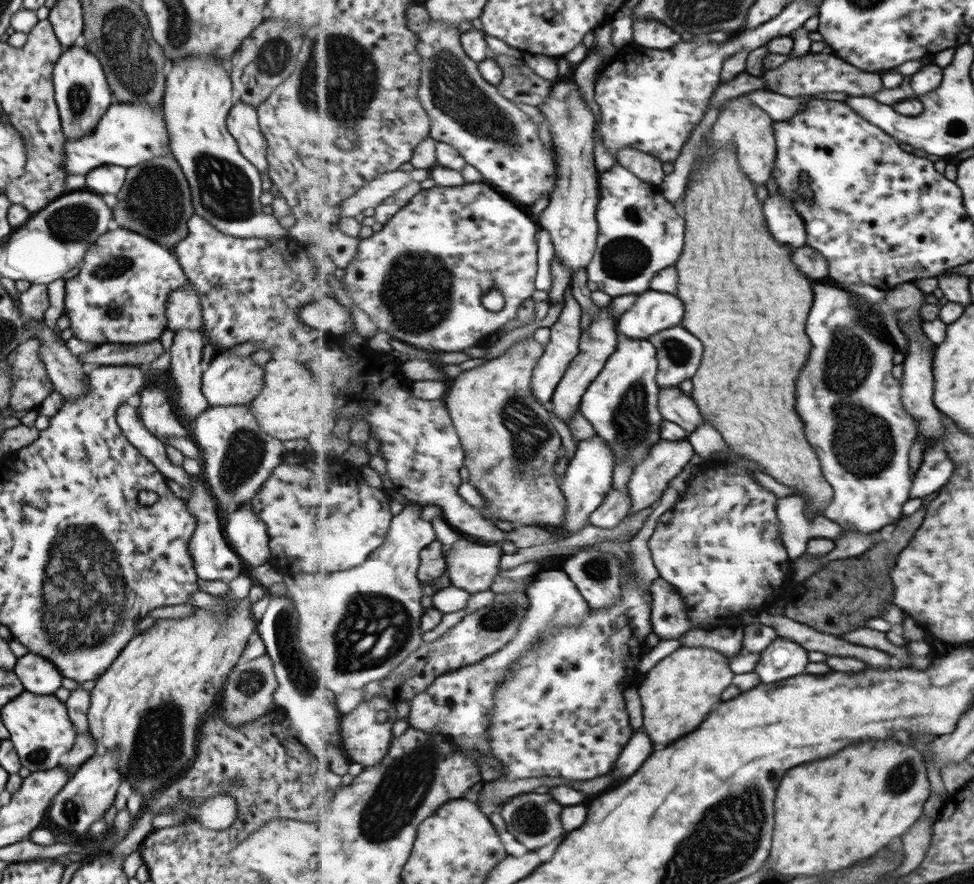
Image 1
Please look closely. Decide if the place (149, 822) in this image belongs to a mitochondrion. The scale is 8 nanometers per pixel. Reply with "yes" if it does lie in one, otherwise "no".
no

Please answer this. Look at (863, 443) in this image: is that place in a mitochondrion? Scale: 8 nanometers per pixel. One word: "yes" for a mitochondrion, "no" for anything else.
yes

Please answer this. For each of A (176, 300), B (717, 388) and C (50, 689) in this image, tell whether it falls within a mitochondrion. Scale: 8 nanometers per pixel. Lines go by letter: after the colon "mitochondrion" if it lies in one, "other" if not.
A: other
B: other
C: other

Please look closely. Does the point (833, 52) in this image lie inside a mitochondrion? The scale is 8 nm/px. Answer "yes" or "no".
no

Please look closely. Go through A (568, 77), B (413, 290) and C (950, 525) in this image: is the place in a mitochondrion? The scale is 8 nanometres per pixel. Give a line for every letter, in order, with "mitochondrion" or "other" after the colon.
A: other
B: mitochondrion
C: other

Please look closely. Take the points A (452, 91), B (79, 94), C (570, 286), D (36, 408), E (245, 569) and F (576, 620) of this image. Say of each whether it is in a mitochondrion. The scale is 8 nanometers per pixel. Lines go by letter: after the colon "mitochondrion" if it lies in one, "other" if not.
A: mitochondrion
B: mitochondrion
C: other
D: other
E: other
F: other

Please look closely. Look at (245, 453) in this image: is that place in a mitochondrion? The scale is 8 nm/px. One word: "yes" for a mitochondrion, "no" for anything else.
yes

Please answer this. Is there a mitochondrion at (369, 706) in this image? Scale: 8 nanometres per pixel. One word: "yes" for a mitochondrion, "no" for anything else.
no

